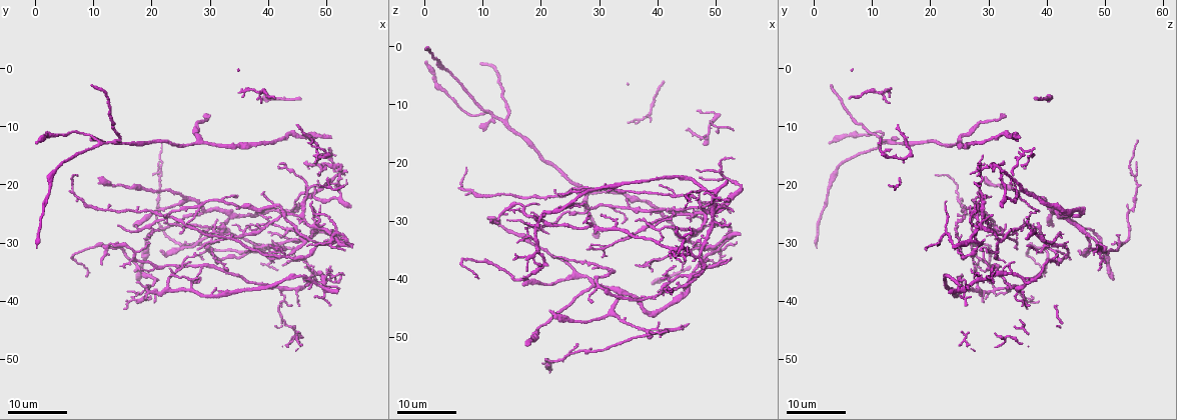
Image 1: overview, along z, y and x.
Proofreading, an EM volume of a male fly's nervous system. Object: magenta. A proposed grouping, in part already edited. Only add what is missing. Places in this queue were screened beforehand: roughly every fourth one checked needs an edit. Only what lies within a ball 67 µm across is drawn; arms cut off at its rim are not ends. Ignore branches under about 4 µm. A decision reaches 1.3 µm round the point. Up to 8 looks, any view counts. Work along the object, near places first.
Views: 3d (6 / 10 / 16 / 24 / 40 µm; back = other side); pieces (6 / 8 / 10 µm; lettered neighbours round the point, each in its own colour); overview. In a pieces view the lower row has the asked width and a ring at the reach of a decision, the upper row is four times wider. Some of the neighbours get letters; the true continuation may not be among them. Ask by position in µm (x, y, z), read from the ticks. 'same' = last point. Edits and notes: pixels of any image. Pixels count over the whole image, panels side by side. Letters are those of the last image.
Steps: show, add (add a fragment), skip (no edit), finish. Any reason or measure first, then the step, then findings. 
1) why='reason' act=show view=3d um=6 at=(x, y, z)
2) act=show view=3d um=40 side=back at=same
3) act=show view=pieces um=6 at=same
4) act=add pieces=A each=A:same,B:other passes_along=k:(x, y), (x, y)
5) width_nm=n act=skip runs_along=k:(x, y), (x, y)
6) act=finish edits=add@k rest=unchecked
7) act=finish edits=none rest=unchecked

why='free end' act=show view=3d um=16 at=(27.5, 31.0, 35.0)

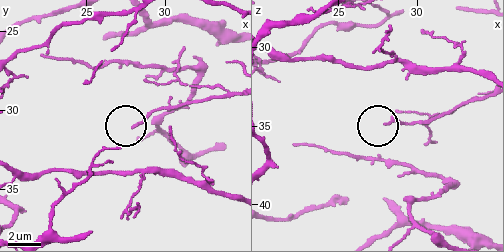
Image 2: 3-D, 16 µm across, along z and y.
act=show view=pieces um=8 at=(28.1, 30.9, 34.8)

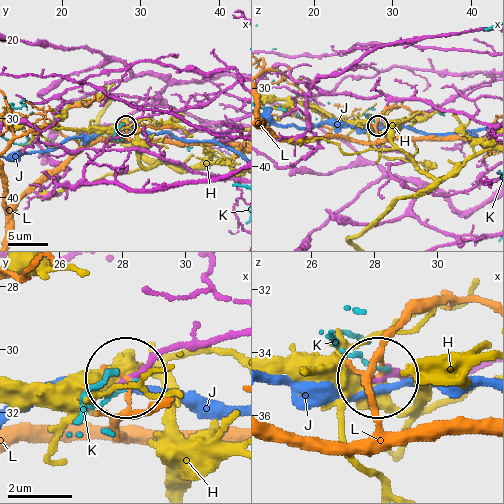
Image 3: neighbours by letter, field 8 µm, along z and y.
act=skip each=H:other,J:other,K:other,L:other runs_along=3:(232, 334), (168, 345), (130, 377) found='none of them fits'

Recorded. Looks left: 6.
why='long arm stops here' act=show view=3d um=24 at=(9.0, 35.5, 39.5)

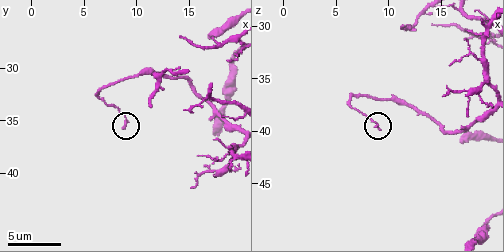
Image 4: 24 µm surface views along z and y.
act=show view=pieces um=8 at=(8.8, 35.8, 39.6)

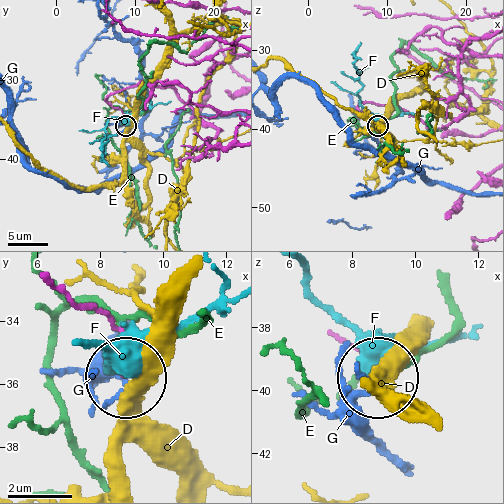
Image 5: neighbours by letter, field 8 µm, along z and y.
act=skip each=D:other,E:other,F:other,G:other found='none of them fits'

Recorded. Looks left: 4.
why='tapers out' act=show view=3d um=16 at=(22.5, 25.0, 25.0)

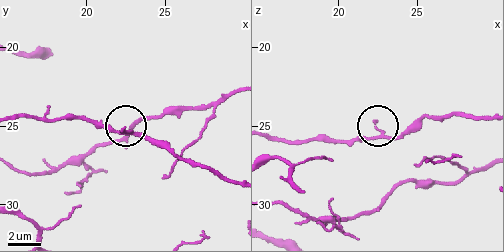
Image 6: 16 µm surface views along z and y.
act=show view=pieces um=8 at=(22.2, 25.3, 24.8)

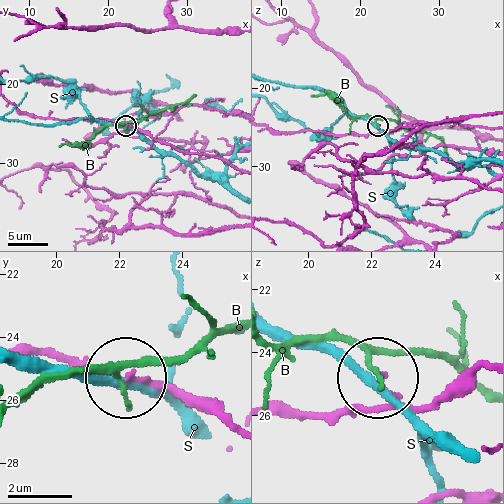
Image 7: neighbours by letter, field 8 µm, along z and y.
width_nm=140 act=skip each=B:other,S:other runs_along=7:(235, 169), (211, 156), (176, 151), (126, 126) found='none of them fits'

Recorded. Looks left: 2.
why='free end' act=show view=3d um=10 at=(15.2, 41.4, 36.6)

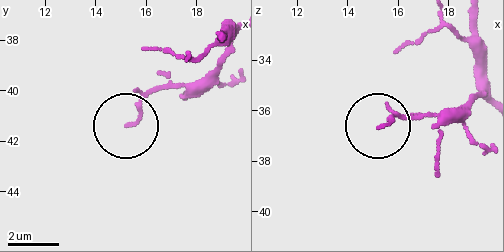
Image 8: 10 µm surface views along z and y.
act=show view=pieces um=10 at=(15.2, 41.4, 36.6)

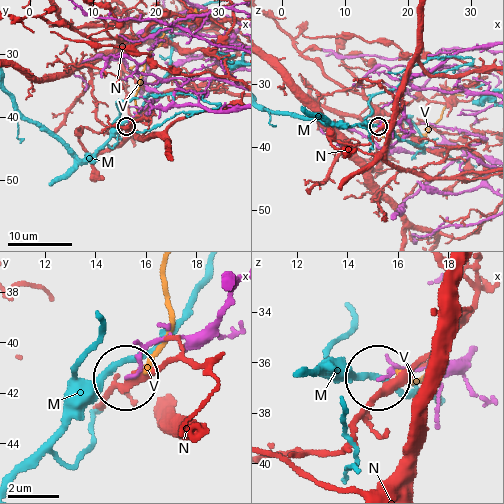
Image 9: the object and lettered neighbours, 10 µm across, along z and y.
act=skip each=M:other,N:other,V:other runs_along=9:(226, 287), (213, 321), (162, 336), (125, 377) found='none of them fits'

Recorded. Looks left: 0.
act=finish edits=none rest=unchecked

